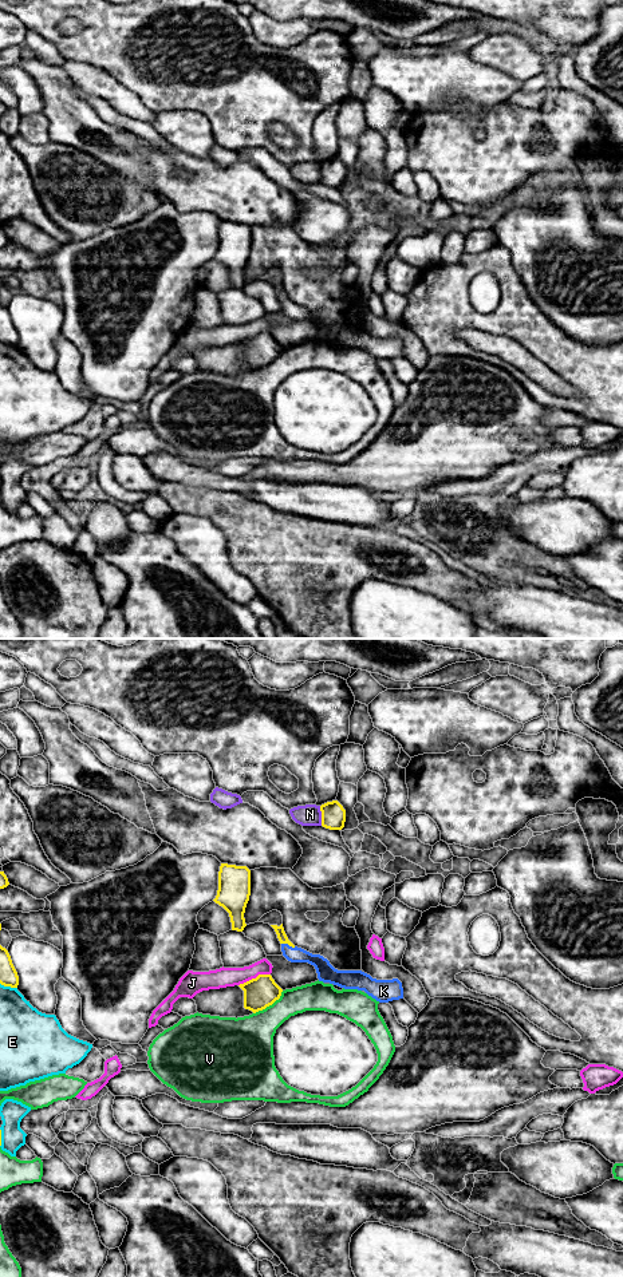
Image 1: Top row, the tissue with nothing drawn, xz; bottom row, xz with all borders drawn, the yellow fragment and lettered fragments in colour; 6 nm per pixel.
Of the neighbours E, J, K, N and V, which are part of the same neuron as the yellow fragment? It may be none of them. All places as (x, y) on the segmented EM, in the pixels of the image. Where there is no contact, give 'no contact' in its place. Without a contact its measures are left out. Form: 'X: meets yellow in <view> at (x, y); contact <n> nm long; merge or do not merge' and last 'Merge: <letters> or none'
E: meets yellow in xz at (8, 985); contact 110 nm long; do not merge
J: meets yellow in xz at (253, 979); contact 200 nm long; do not merge
K: meets yellow in xz at (288, 944); contact 90 nm long; merge
N: meets yellow in xz at (322, 815); contact 120 nm long; do not merge
V: meets yellow in xz at (269, 1004); contact 240 nm long; do not merge
Merge: K

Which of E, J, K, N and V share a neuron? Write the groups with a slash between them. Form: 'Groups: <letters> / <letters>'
Groups: E / J / K / N / V

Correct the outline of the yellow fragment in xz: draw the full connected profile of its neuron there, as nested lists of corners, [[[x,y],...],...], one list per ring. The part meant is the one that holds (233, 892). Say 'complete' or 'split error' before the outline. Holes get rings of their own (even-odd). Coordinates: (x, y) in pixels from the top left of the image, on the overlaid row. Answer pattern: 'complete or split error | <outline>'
complete | [[[221,863],[218,890],[213,900],[230,917],[232,930],[243,932],[247,926],[244,913],[251,896],[251,870],[247,866]]]

